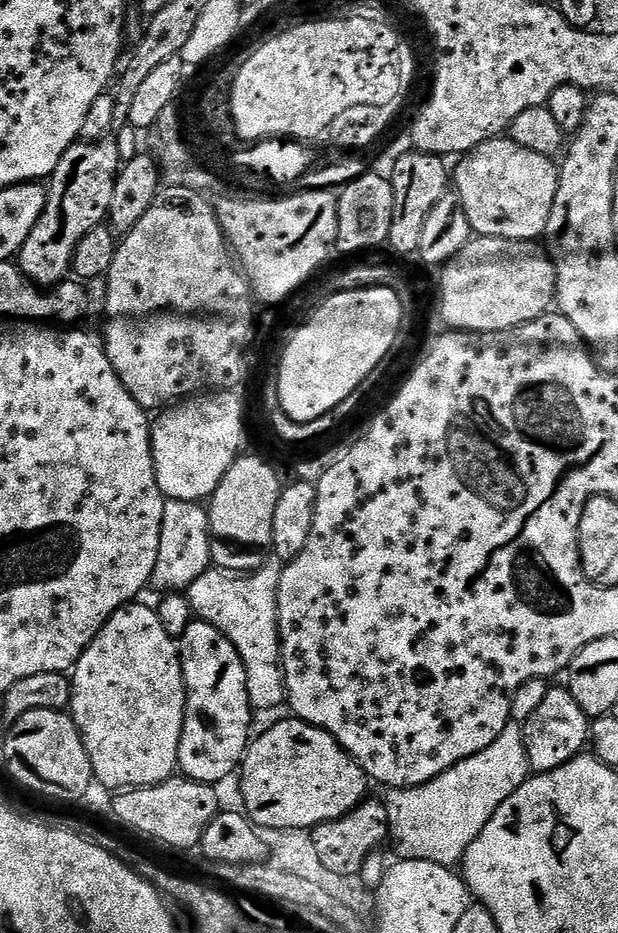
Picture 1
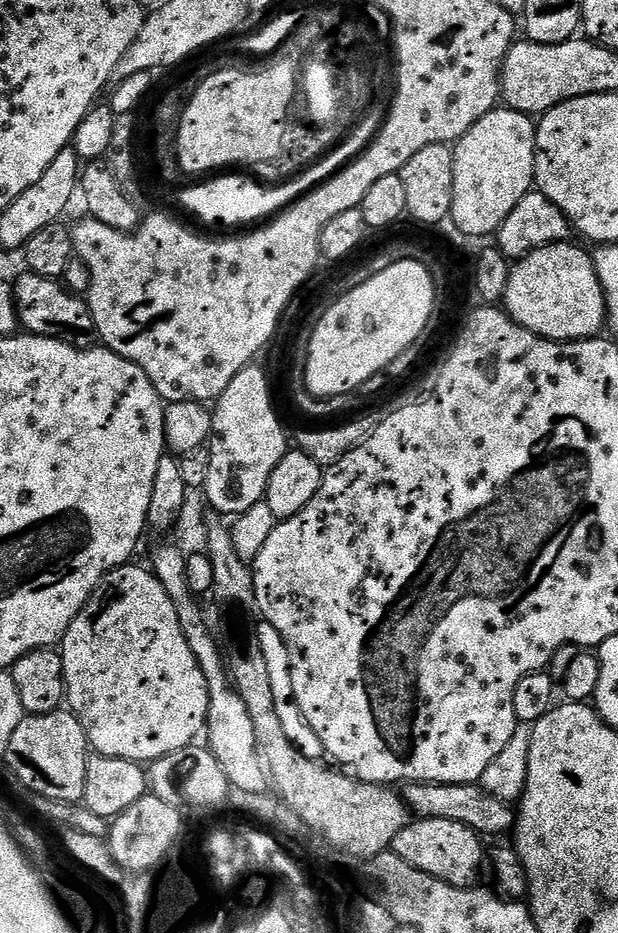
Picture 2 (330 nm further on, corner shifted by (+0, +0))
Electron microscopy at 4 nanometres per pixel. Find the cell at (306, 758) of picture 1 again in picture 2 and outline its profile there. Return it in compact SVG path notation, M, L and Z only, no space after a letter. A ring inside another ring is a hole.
M408 782L403 785L404 803L417 817L446 818L446 822L462 822L468 828L479 832L481 837L504 836L516 826L516 812L513 805L506 800L494 798L479 783L475 784L422 784Z

